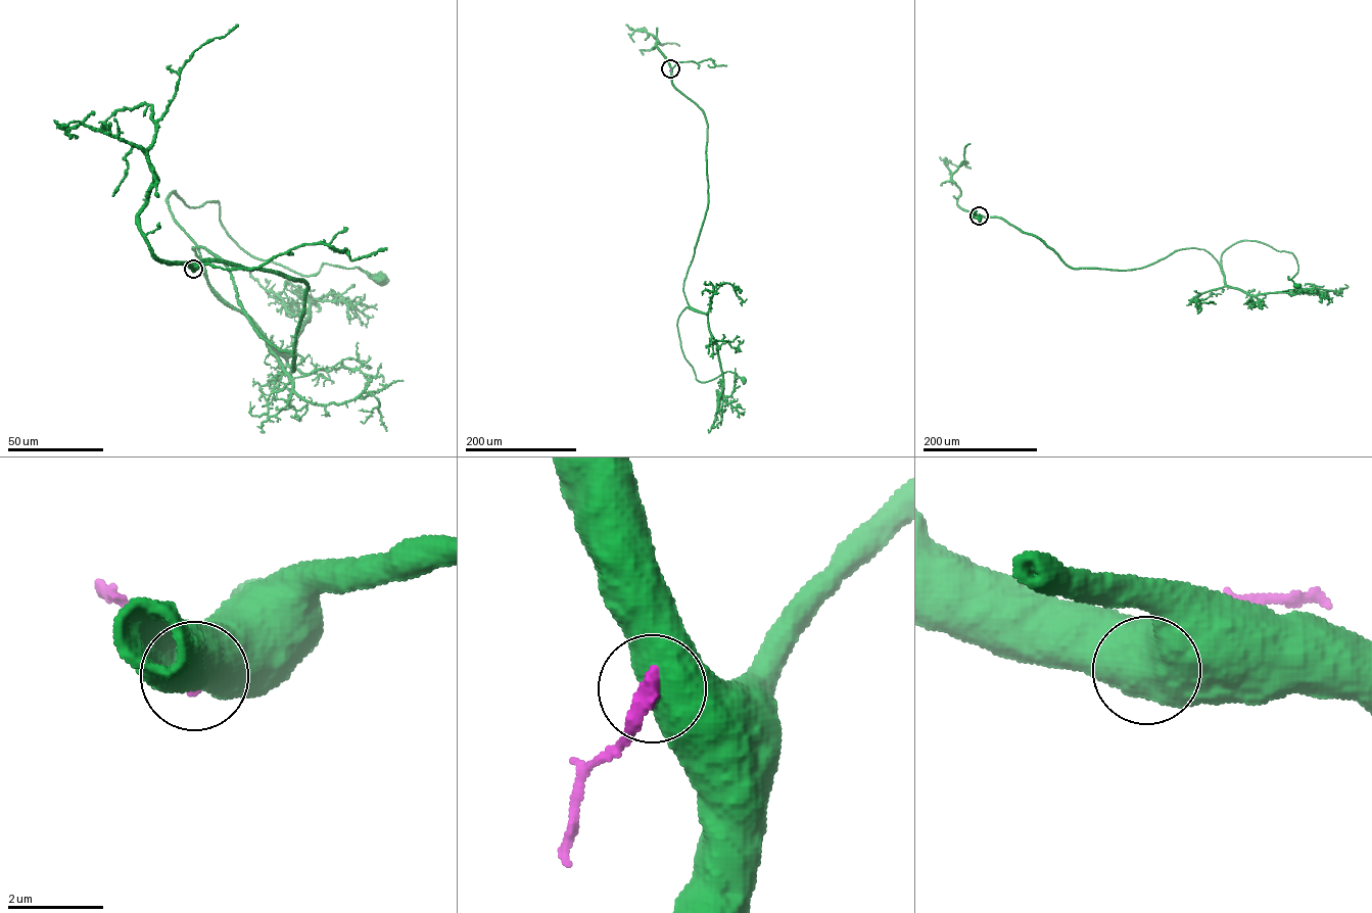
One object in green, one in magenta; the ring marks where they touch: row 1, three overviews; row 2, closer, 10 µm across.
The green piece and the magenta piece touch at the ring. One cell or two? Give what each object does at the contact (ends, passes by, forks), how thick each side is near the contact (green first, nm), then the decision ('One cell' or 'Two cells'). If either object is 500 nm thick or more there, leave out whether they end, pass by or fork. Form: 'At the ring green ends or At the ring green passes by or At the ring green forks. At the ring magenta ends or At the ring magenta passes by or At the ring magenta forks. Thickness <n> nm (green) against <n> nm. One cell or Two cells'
Thickness 900 nm (green) against 400 nm. Two cells

